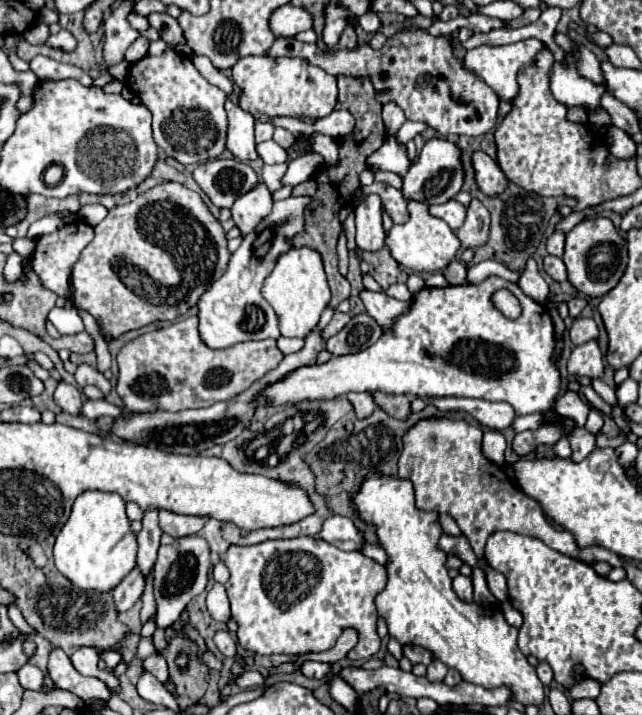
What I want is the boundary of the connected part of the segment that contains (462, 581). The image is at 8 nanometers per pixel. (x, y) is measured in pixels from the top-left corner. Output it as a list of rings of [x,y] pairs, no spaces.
[[[457,575],[453,579],[453,591],[457,593],[457,597],[461,597],[461,601],[471,603],[473,601],[473,583],[471,583],[471,577]]]

